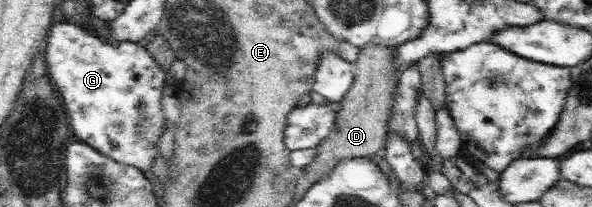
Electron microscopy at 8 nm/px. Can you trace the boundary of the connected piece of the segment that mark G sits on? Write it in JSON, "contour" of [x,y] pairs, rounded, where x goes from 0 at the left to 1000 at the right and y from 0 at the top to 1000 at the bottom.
{"contour":[[[113,101],[100,106],[84,130],[79,174],[83,198],[76,275],[83,377],[100,469],[106,478],[122,662],[144,686],[198,787],[228,802],[242,836],[253,821],[258,763],[270,749],[267,691],[277,638],[272,449],[279,411],[279,343],[274,324],[248,251],[247,227],[218,198],[201,217],[174,208],[166,174],[154,164],[145,126]]]}

